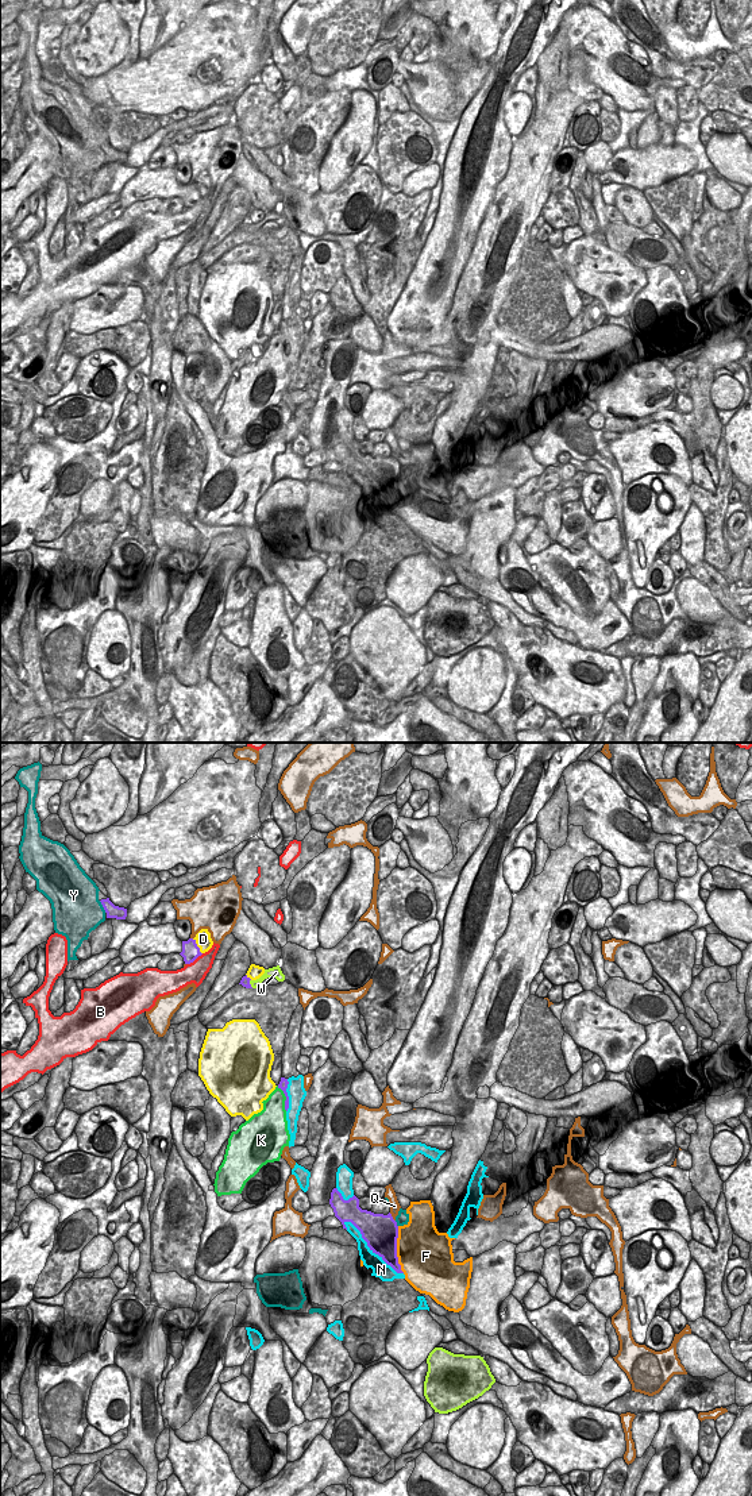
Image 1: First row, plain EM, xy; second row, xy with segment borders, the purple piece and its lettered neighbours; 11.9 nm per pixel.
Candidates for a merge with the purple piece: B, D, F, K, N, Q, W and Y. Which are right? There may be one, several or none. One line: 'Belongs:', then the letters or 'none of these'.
Belongs: none of these

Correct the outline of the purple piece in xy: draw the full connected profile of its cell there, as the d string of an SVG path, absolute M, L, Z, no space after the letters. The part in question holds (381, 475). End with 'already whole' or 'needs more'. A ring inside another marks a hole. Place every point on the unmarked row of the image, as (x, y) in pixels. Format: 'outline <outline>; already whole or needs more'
outline M338 432L332 433L329 448L343 473L347 474L344 467L351 466L373 497L378 498L397 517L404 517L397 501L398 470L390 456L383 459L362 454L355 439L344 444Z; already whole

